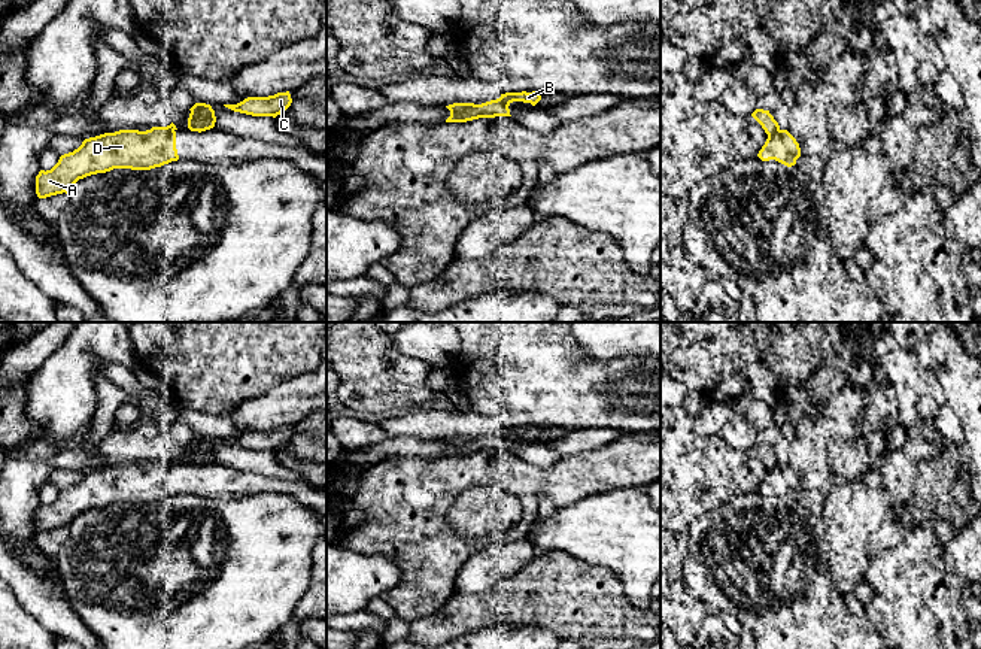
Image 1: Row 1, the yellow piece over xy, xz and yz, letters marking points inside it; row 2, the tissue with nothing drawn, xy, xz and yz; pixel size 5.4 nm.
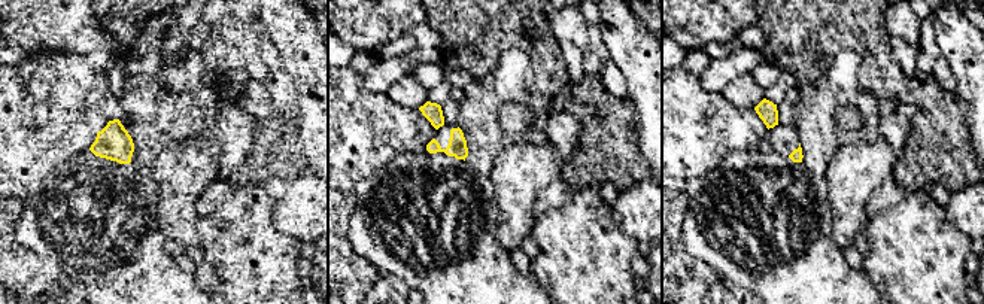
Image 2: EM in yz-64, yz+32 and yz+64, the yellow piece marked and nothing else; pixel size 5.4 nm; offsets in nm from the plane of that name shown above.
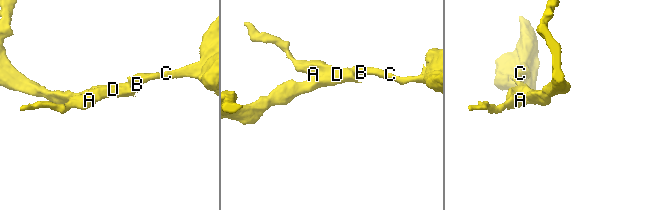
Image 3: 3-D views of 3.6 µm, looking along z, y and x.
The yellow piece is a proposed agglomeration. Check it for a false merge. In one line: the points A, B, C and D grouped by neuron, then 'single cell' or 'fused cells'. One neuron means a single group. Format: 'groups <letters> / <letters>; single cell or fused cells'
groups A D / B C; fused cells

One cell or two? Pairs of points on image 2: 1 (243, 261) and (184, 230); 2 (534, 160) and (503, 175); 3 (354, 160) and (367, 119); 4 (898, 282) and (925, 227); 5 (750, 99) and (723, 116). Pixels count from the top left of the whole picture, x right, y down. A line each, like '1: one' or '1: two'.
1: two
2: one
3: one
4: one
5: two

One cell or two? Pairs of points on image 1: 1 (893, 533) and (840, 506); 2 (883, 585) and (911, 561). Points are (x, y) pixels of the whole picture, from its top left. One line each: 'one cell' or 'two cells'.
1: two cells
2: one cell

